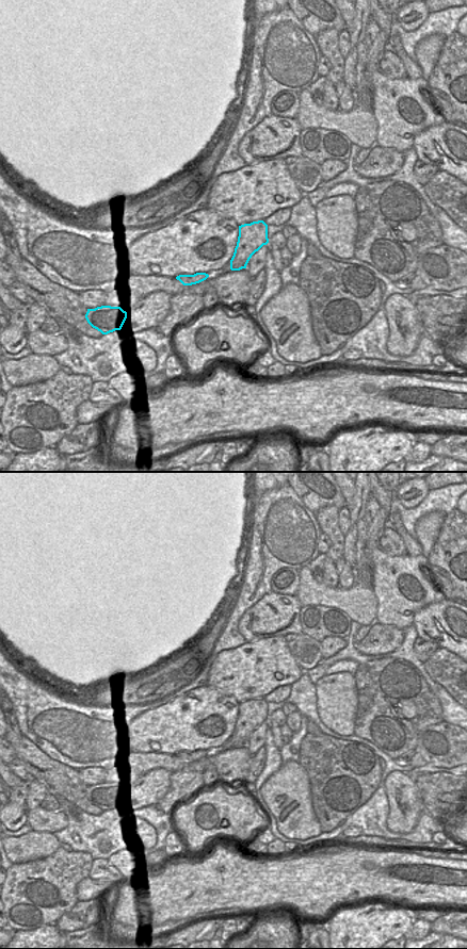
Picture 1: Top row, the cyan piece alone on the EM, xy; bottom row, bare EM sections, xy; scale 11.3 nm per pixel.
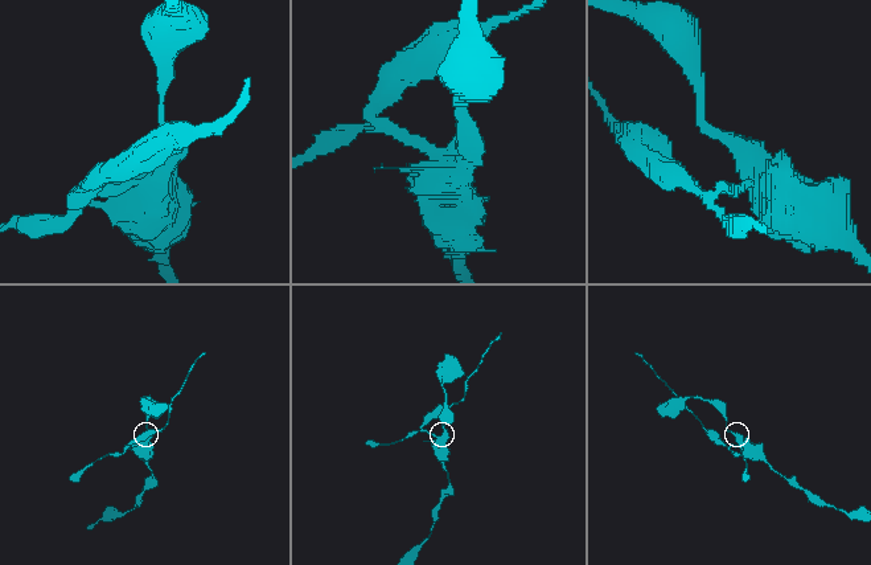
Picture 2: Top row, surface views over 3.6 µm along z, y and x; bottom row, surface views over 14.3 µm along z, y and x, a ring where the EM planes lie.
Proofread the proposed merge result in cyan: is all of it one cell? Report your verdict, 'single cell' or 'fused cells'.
fused cells

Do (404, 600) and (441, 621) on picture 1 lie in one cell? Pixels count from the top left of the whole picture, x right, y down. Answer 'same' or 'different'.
different

